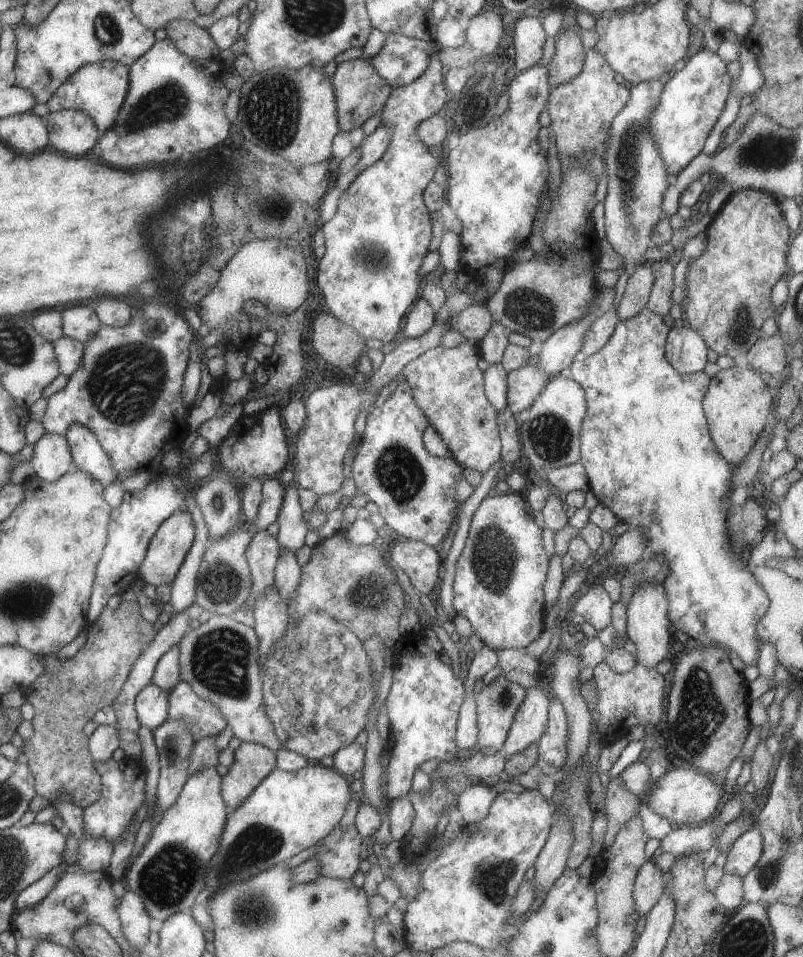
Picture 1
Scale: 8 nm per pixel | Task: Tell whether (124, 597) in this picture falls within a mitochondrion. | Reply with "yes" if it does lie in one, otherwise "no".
no

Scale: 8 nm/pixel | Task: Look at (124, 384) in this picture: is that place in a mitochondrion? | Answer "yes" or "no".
yes

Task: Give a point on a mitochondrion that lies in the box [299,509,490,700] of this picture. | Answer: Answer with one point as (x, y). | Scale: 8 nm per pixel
(373, 596)

